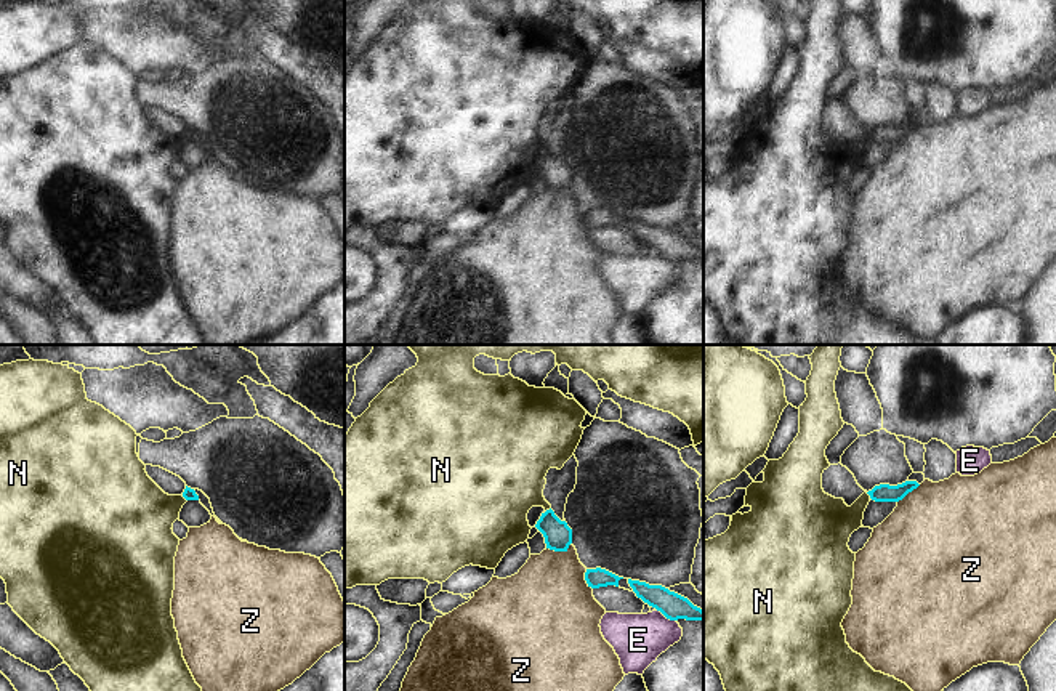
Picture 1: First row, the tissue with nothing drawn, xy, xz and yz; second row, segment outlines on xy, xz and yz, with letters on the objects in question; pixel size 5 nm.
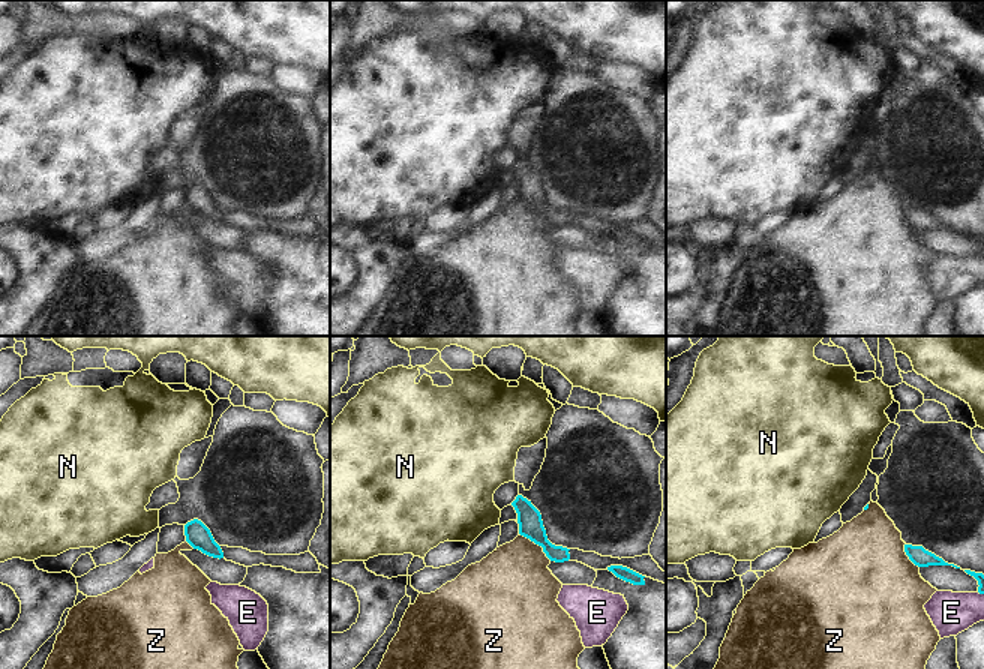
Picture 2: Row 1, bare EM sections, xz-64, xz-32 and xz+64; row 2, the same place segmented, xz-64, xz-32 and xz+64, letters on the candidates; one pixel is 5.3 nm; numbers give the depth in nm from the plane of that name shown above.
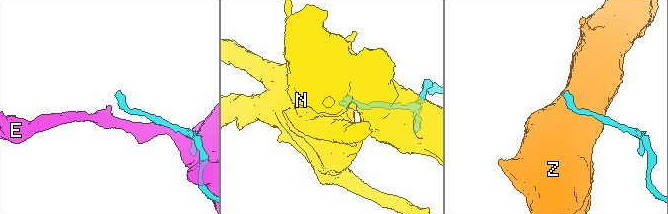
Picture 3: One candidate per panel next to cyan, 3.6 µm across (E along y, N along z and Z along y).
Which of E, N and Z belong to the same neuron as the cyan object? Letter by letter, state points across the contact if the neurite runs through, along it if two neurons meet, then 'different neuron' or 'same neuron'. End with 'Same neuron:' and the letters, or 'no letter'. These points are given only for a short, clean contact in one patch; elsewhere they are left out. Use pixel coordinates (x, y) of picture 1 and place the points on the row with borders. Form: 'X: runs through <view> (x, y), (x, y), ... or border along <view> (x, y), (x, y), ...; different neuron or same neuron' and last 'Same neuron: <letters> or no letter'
E: different neuron
N: border along xz (550, 507), (545, 512); different neuron
Z: different neuron
Same neuron: no letter

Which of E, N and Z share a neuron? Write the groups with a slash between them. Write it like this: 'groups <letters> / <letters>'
groups E / N / Z

